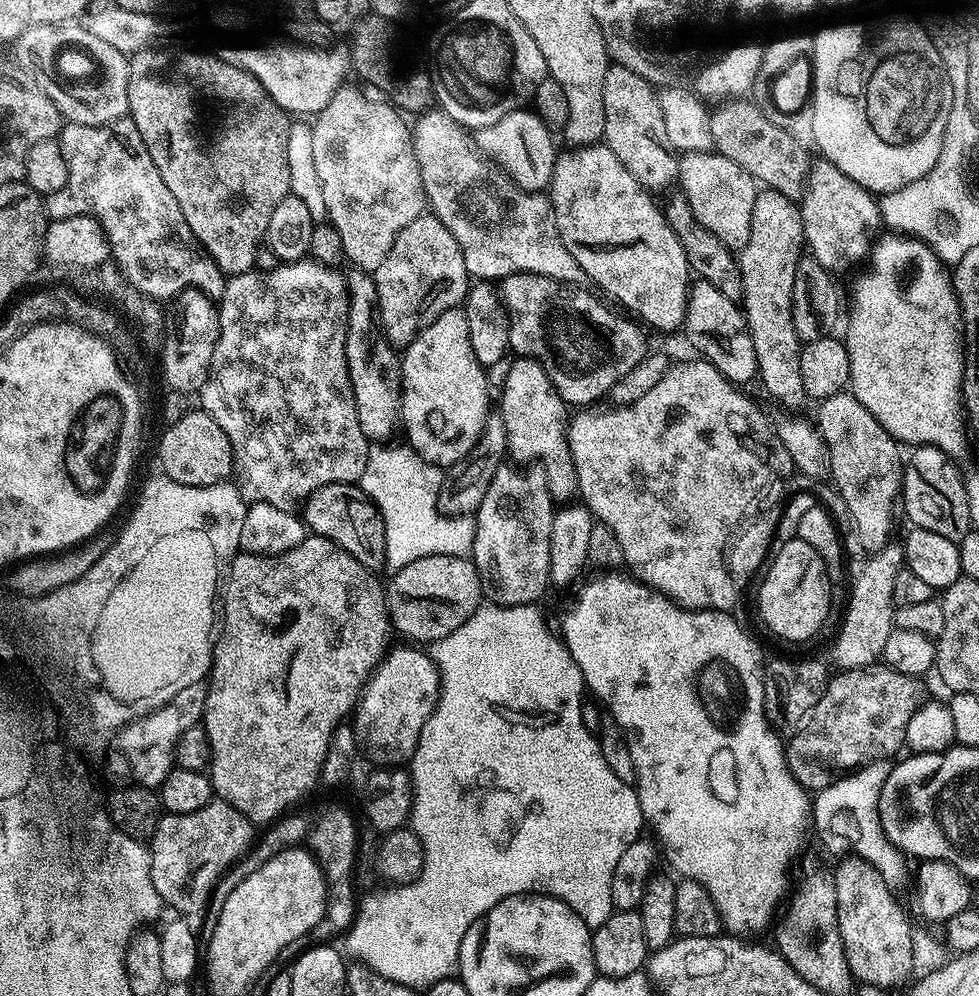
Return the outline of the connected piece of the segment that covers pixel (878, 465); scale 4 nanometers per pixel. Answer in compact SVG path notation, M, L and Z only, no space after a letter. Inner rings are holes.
M845 390L834 398L819 401L817 408L820 409L814 415L814 420L830 454L830 480L836 483L836 488L844 499L844 508L856 527L856 540L868 554L881 552L893 543L892 531L896 528L896 512L898 516L898 505L902 500L905 461L902 459L902 452L900 456L901 445L876 421L874 414L870 414L870 410L866 410L866 406L858 402L858 398L851 391Z

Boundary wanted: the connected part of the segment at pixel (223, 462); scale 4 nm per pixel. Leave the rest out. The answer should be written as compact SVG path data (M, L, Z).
M190 410L178 422L167 425L160 436L160 464L163 475L186 486L214 486L233 475L232 447L226 430L203 410Z

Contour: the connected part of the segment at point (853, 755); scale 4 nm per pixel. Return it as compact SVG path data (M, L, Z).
M877 662L868 668L837 671L829 679L812 715L808 717L803 727L791 733L787 741L788 768L796 781L805 790L819 790L830 786L841 776L863 768L865 764L892 758L899 748L905 747L906 726L910 723L910 718L914 718L914 710L918 710L920 705L925 703L926 695L924 696L924 688L920 684L923 683L917 677L898 674L898 670L889 668L883 662Z

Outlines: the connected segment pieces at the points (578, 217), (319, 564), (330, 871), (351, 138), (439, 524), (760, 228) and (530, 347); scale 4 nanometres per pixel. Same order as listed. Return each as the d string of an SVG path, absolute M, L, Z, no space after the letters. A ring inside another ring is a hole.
M586 144L568 151L572 152L561 151L557 155L550 185L554 218L566 250L574 254L574 262L578 262L589 281L593 285L596 283L605 297L613 296L620 300L621 309L629 308L624 310L643 321L649 329L672 332L676 328L677 331L683 325L684 311L688 305L690 265L682 250L682 242L678 242L674 230L670 230L661 205L652 201L655 199L648 189L638 183L634 174L630 174L618 158L614 158L607 144Z
M305 535L304 541L294 550L283 552L277 556L255 556L249 552L240 552L228 567L226 579L222 584L222 632L224 637L217 639L212 654L210 677L207 679L208 694L202 723L210 738L212 762L210 779L213 793L219 794L225 802L232 804L253 825L268 826L277 818L289 811L291 804L296 804L312 787L321 783L320 772L330 746L331 736L335 728L345 723L353 715L357 701L364 691L366 683L373 672L384 660L393 643L394 629L392 619L388 617L386 588L376 581L377 573L371 568L362 566L346 550L342 550L330 538Z
M332 808L329 812L322 813L311 825L306 844L319 862L324 880L328 884L324 919L310 936L313 941L328 942L335 932L343 933L351 928L356 919L358 895L352 889L352 867L356 864L356 824L352 821L351 814L344 808Z
M348 82L337 90L334 98L330 98L330 102L326 102L326 106L311 121L314 167L318 170L328 220L342 237L342 250L347 263L369 274L376 273L378 266L382 266L386 254L390 254L390 246L394 246L394 238L398 238L398 234L402 234L414 218L426 212L422 174L412 145L412 128L391 103L380 100L367 96L362 89Z
M392 446L369 447L366 458L366 470L362 470L358 481L358 487L373 502L382 514L382 522L386 530L386 558L384 563L389 573L395 574L410 562L418 562L418 558L430 558L431 556L463 556L471 553L475 542L476 522L472 516L443 516L440 510L440 488L444 485L446 476L441 465L431 464L423 460L412 448L388 448Z
M764 188L757 191L756 201L754 202L754 218L750 218L750 242L746 242L746 246L738 254L738 263L740 273L742 274L742 286L744 287L744 299L742 301L742 311L744 319L748 321L748 333L752 336L754 342L754 354L756 355L756 370L758 373L759 383L764 383L764 388L777 400L780 404L785 404L785 409L796 410L800 403L805 403L804 387L802 386L802 366L800 365L800 350L802 341L798 338L798 334L794 330L794 318L792 317L792 299L794 298L794 270L798 270L798 262L805 255L806 245L804 243L804 223L802 222L802 214L800 213L797 201L786 198L786 194L775 192L773 188Z
M515 272L502 281L510 322L509 349L540 364L568 406L592 406L599 396L607 397L614 382L626 378L650 351L645 329L635 319L611 312L599 295L591 296L588 290L529 272Z

